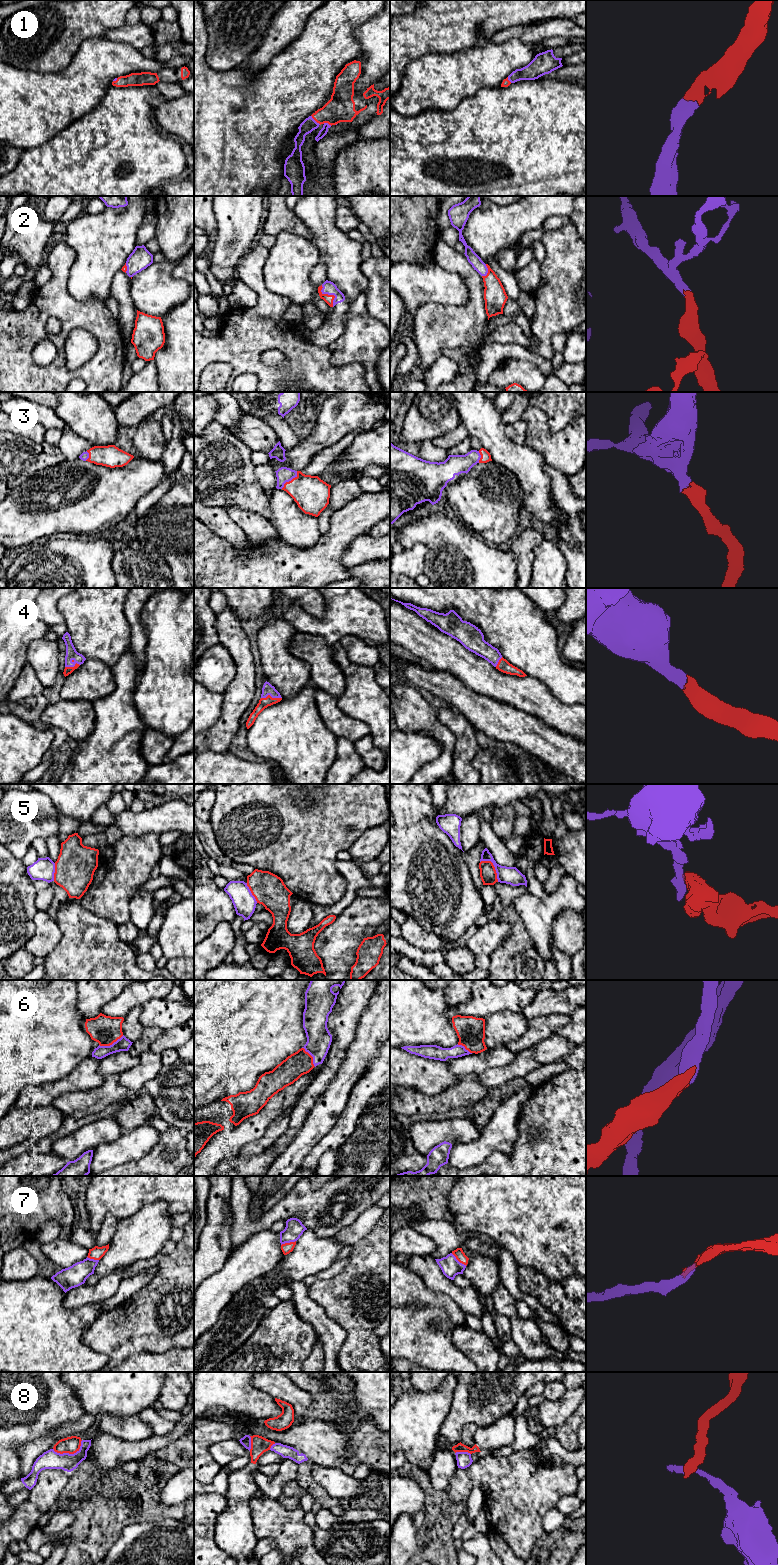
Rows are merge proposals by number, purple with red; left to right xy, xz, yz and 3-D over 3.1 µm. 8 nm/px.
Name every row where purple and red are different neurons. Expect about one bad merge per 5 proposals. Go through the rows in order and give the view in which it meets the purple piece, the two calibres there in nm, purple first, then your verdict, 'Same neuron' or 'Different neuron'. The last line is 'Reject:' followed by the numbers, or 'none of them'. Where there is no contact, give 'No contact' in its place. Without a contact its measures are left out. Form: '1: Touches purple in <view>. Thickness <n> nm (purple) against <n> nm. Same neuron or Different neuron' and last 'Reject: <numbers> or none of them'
1: Touches purple in xz. Thickness 110 nm (purple) against 220 nm. Same neuron
2: Touches purple in xz. Thickness 100 nm (purple) against 70 nm. Same neuron
3: Touches purple in xz. Thickness 120 nm (purple) against 280 nm. Same neuron
4: Touches purple in xz. Thickness 90 nm (purple) against 80 nm. Same neuron
5: Touches purple in yz. Thickness 140 nm (purple) against 130 nm. Different neuron
6: Touches purple in xy. Thickness 110 nm (purple) against 240 nm. Same neuron
7: Touches purple in yz. Thickness 160 nm (purple) against 80 nm. Same neuron
8: Touches purple in xy. Thickness 150 nm (purple) against 140 nm. Different neuron
Reject: 5, 8

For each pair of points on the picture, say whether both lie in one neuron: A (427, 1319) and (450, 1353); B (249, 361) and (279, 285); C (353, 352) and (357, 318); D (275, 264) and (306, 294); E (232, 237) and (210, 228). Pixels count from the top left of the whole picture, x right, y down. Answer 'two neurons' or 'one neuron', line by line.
A: one neuron
B: two neurons
C: one neuron
D: one neuron
E: two neurons

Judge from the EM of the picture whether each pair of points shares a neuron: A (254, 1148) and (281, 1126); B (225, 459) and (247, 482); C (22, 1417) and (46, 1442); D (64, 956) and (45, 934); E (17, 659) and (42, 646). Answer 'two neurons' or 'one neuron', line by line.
A: one neuron
B: one neuron
C: two neurons
D: two neurons
E: two neurons

